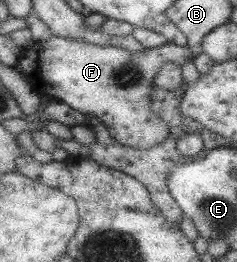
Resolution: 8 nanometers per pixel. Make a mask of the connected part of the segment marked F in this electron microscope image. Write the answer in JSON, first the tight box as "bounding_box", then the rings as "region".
{"bounding_box":[17,35,194,150],"region":[[[52,35],[47,40],[38,40],[28,49],[22,49],[17,60],[18,70],[26,82],[32,85],[34,92],[40,96],[48,96],[51,100],[65,102],[82,114],[97,116],[110,131],[110,134],[124,146],[142,150],[162,144],[170,134],[169,126],[151,109],[151,94],[155,89],[156,75],[165,64],[173,62],[182,67],[185,62],[193,60],[194,54],[187,46],[166,43],[156,48],[145,48],[132,53],[121,46],[102,46],[80,39]]]}

